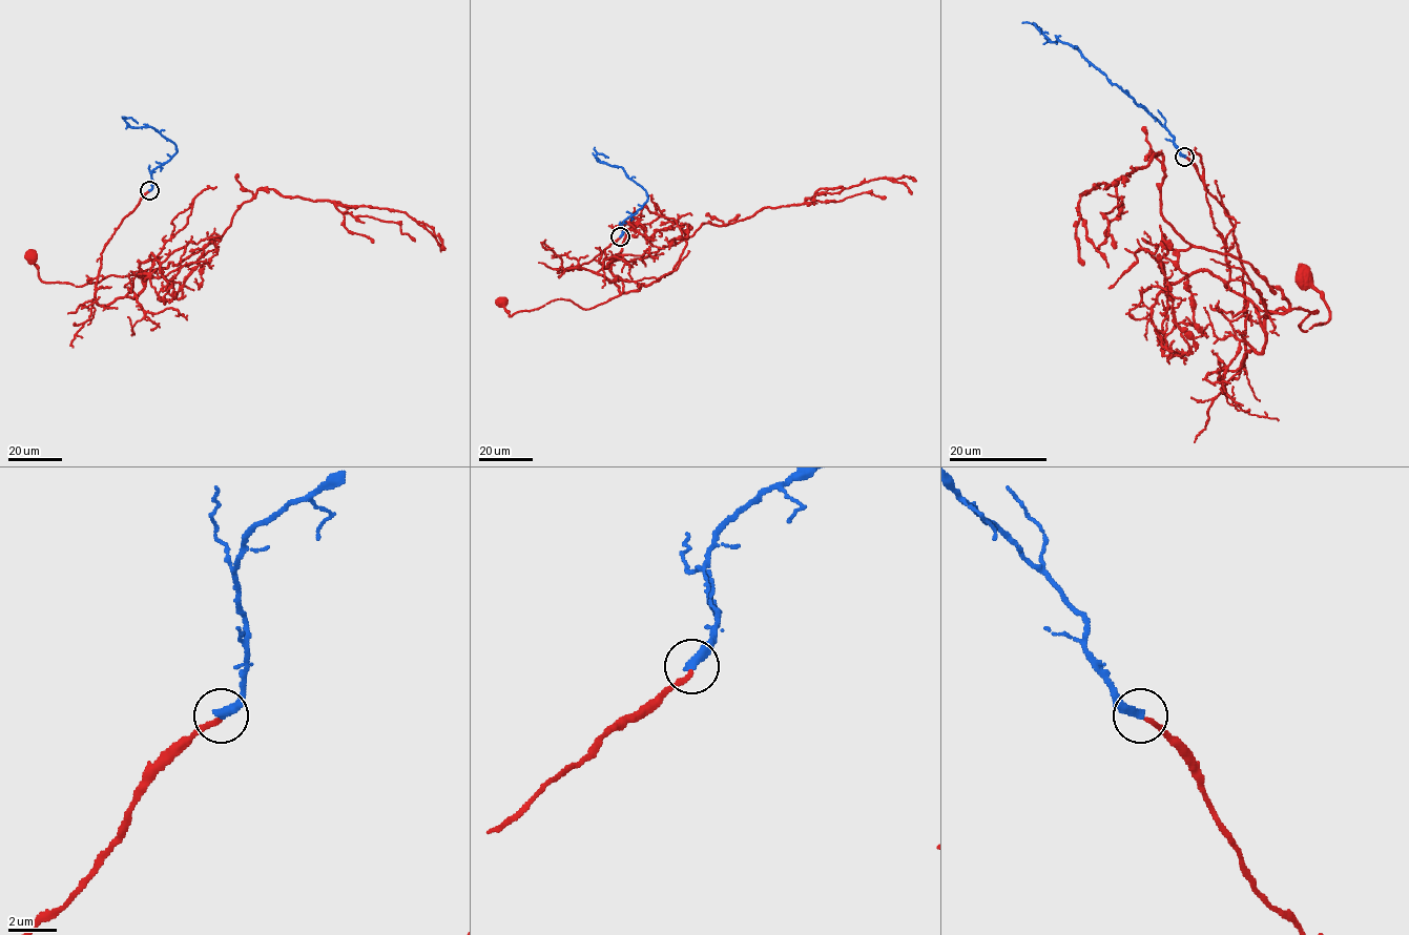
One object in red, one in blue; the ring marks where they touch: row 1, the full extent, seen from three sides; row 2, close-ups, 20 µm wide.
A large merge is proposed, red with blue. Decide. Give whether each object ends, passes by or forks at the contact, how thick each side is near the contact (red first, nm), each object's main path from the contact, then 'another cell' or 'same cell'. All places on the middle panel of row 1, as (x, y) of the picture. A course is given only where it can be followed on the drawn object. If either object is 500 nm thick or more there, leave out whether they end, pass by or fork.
red ends there; blue ends there; 200 nm thick on the red side, 400 nm on the other; red runs (620, 236), (565, 270), (603, 274), (615, 281), (618, 295), (583, 309), (558, 298), (510, 315), (501, 302); blue runs (620, 236), (622, 223), (642, 207), (647, 193), (621, 167), (602, 163), (595, 156), (602, 153), (608, 157); same cell

